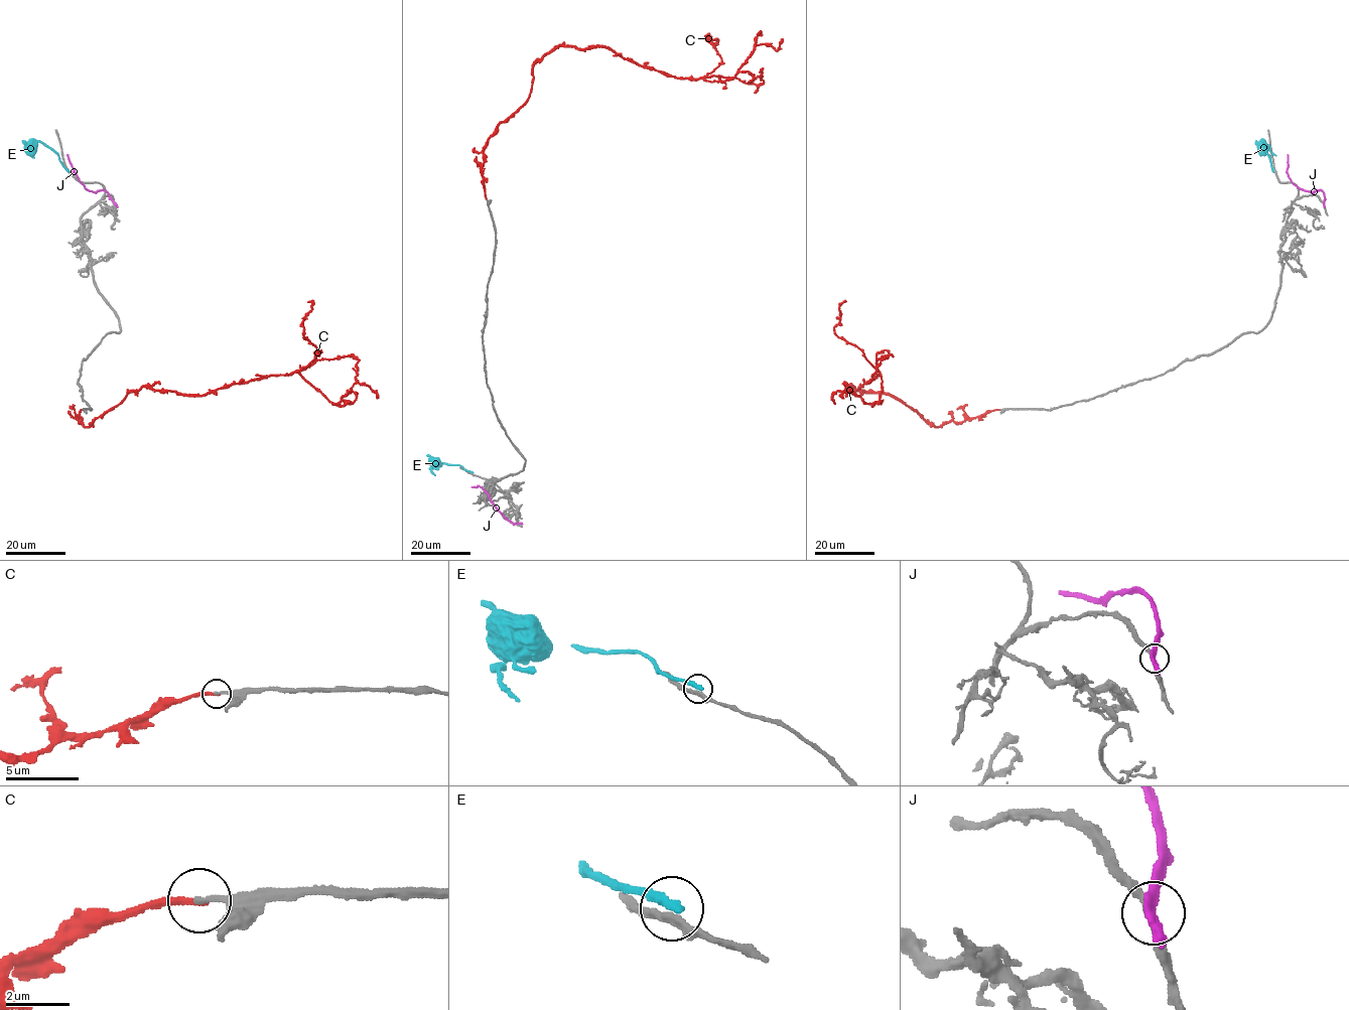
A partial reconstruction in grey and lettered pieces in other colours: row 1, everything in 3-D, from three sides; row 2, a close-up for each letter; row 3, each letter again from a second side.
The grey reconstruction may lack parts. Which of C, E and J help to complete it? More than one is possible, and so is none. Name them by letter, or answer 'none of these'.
C

